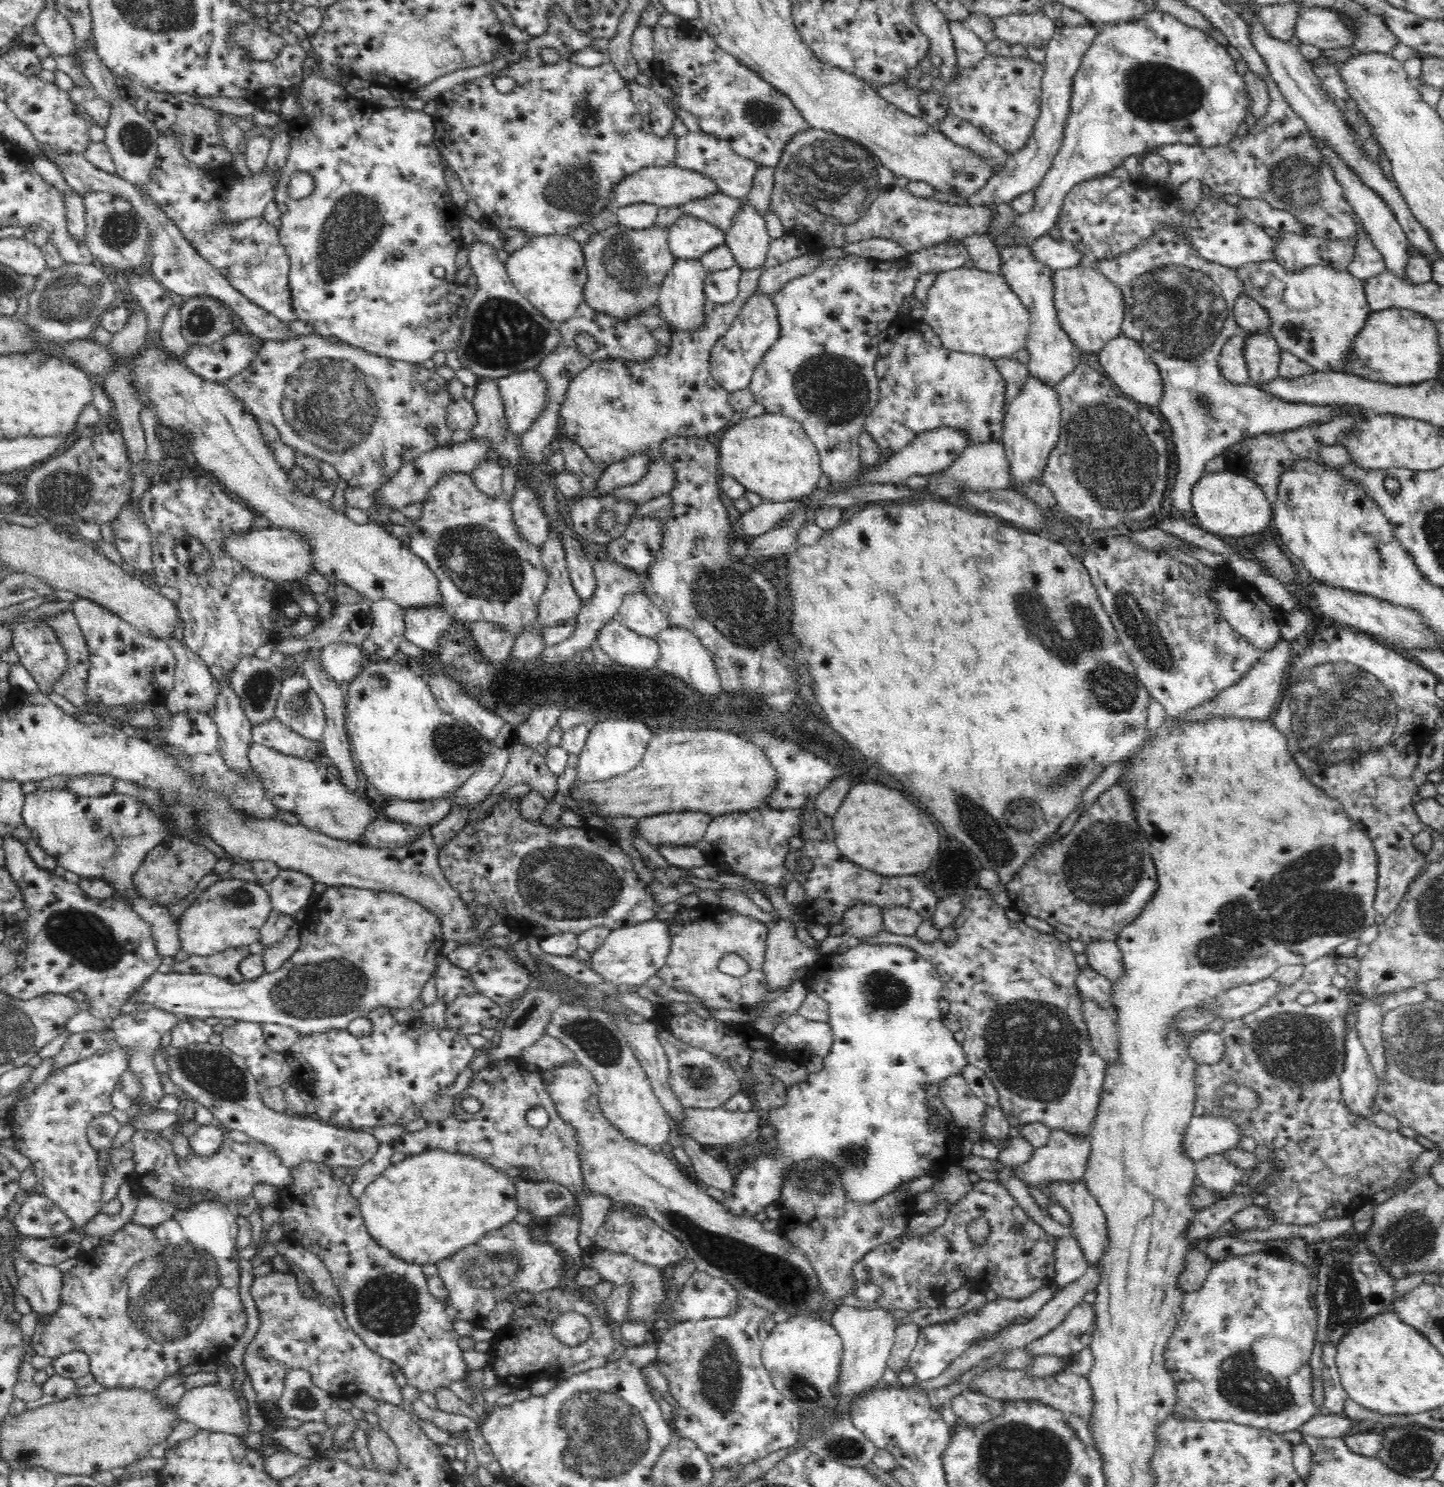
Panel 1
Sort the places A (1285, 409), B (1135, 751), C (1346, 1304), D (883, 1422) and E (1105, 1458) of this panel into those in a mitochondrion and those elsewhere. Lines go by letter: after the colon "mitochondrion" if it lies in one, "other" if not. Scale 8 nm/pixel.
A: other
B: other
C: mitochondrion
D: other
E: other

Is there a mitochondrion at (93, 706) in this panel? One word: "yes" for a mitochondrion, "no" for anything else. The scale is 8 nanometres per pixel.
no

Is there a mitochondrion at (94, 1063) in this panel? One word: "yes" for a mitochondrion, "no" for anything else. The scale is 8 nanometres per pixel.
no

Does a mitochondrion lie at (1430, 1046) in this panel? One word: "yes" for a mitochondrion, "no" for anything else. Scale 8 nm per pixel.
yes

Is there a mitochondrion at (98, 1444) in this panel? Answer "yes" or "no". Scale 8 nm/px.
no

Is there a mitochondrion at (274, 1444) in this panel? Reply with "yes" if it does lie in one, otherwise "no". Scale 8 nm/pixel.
no

